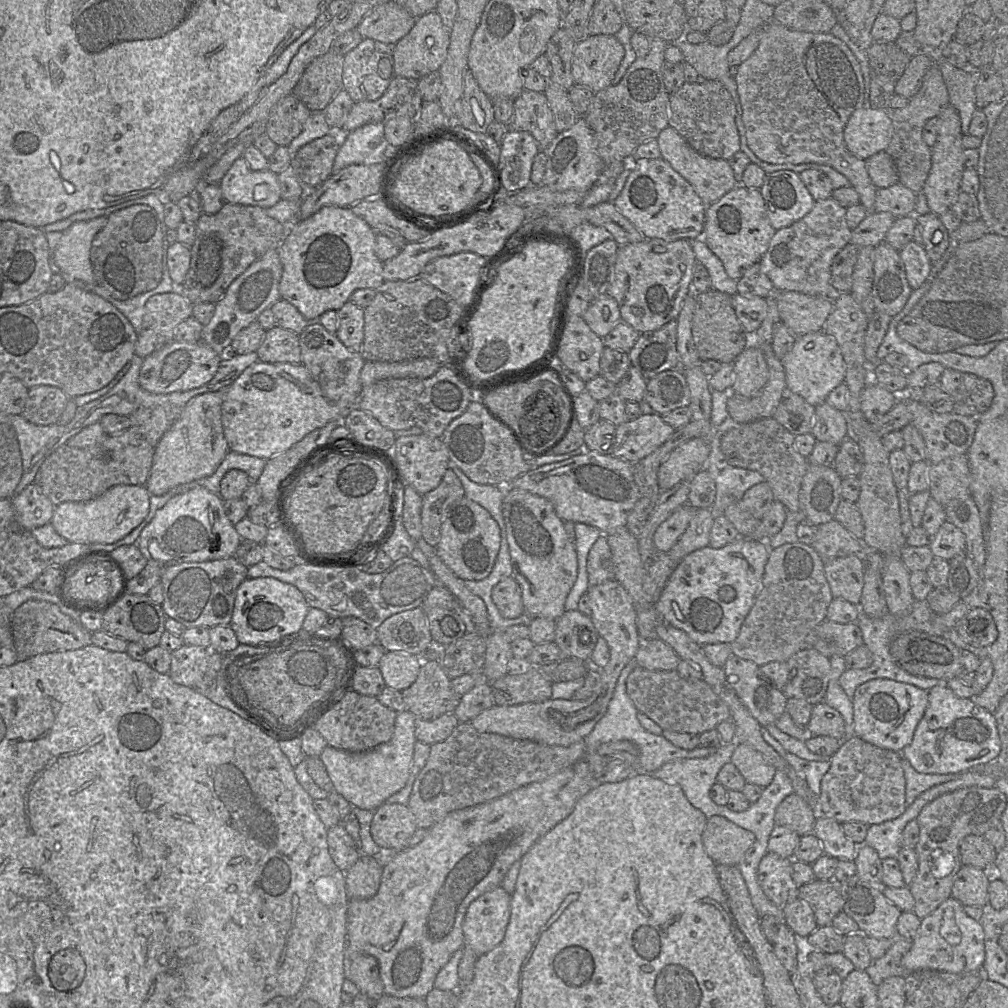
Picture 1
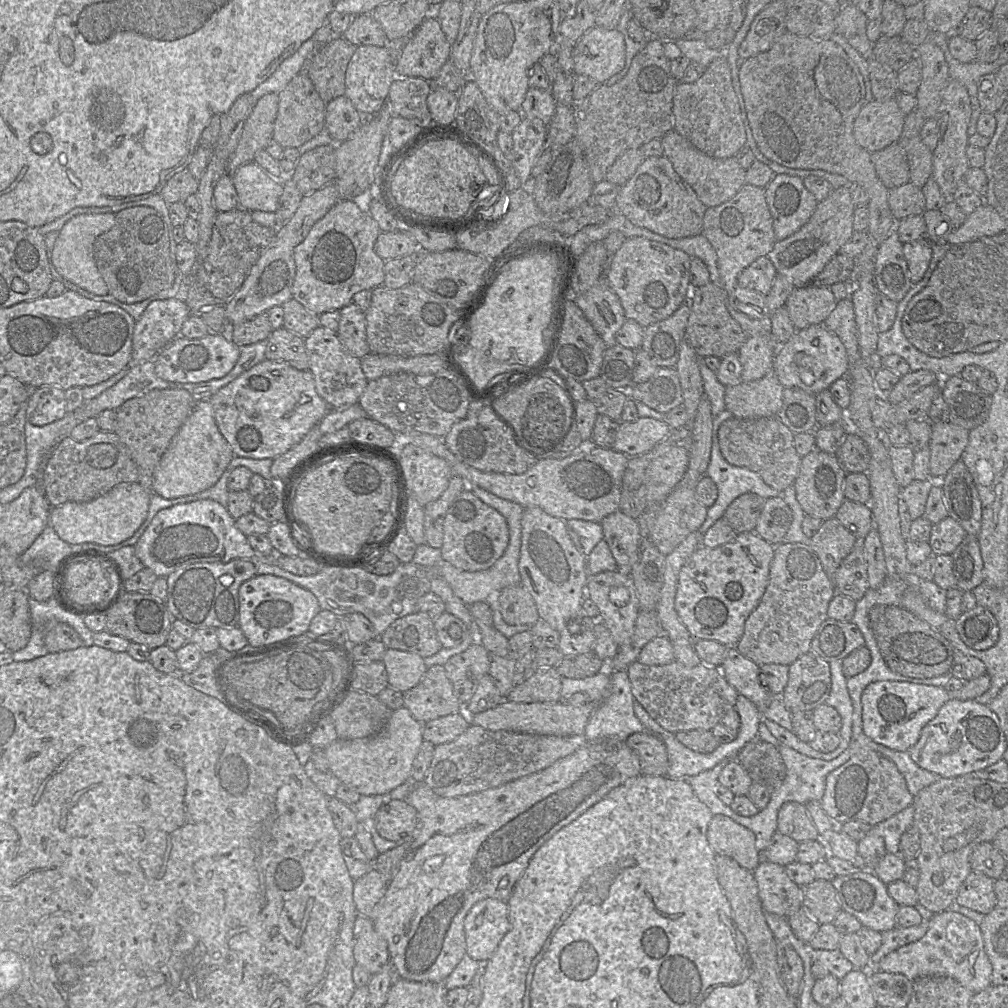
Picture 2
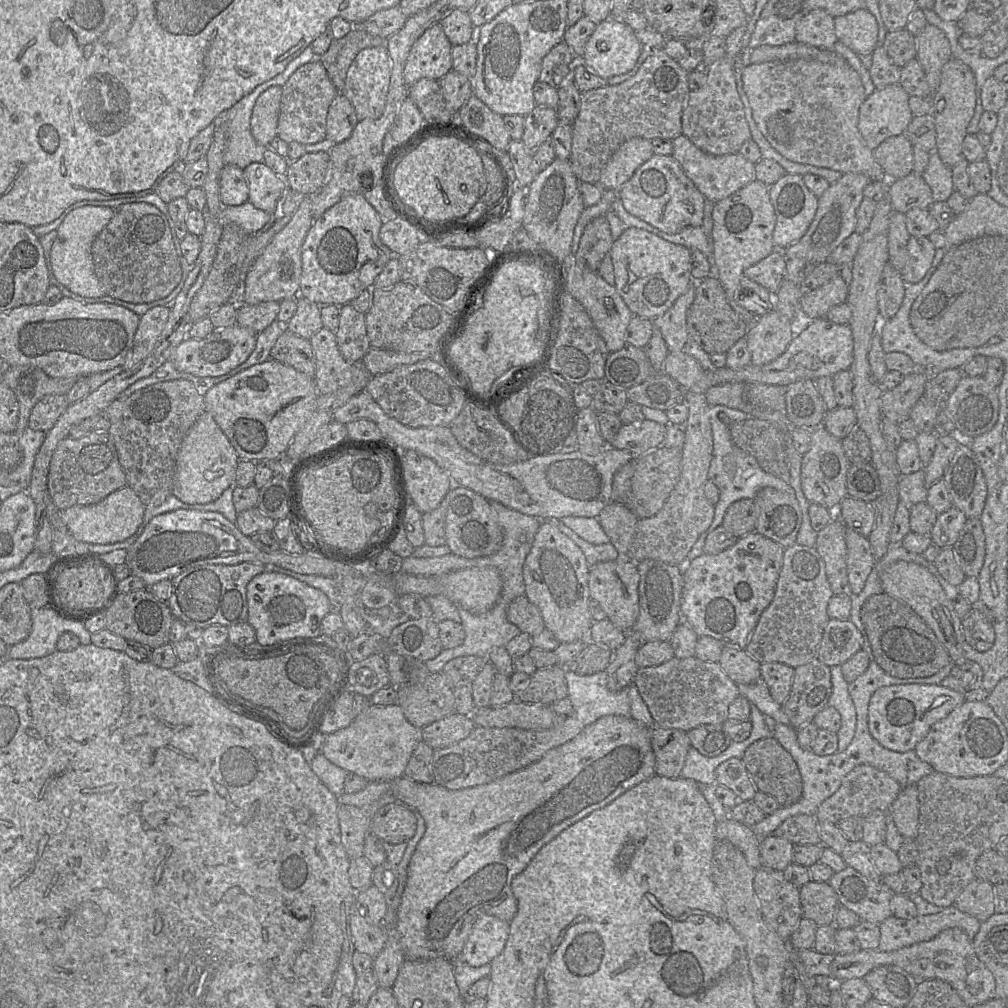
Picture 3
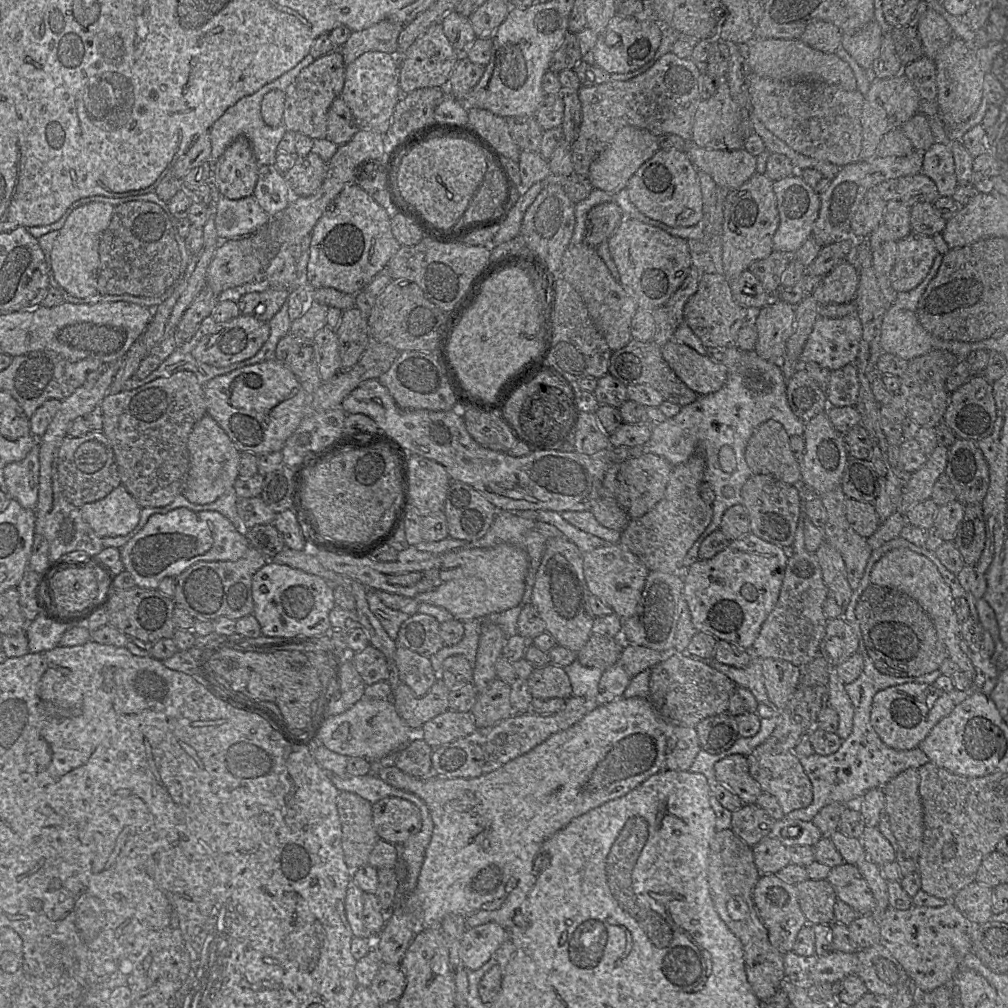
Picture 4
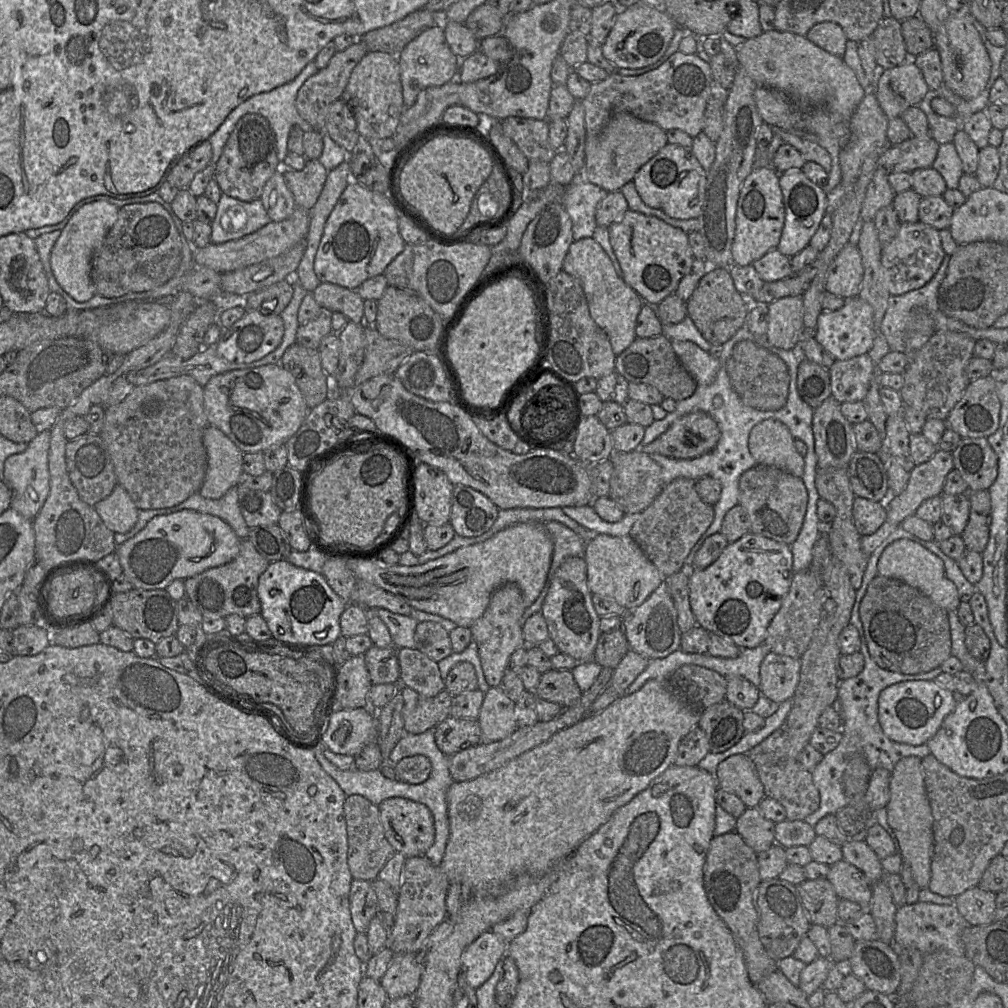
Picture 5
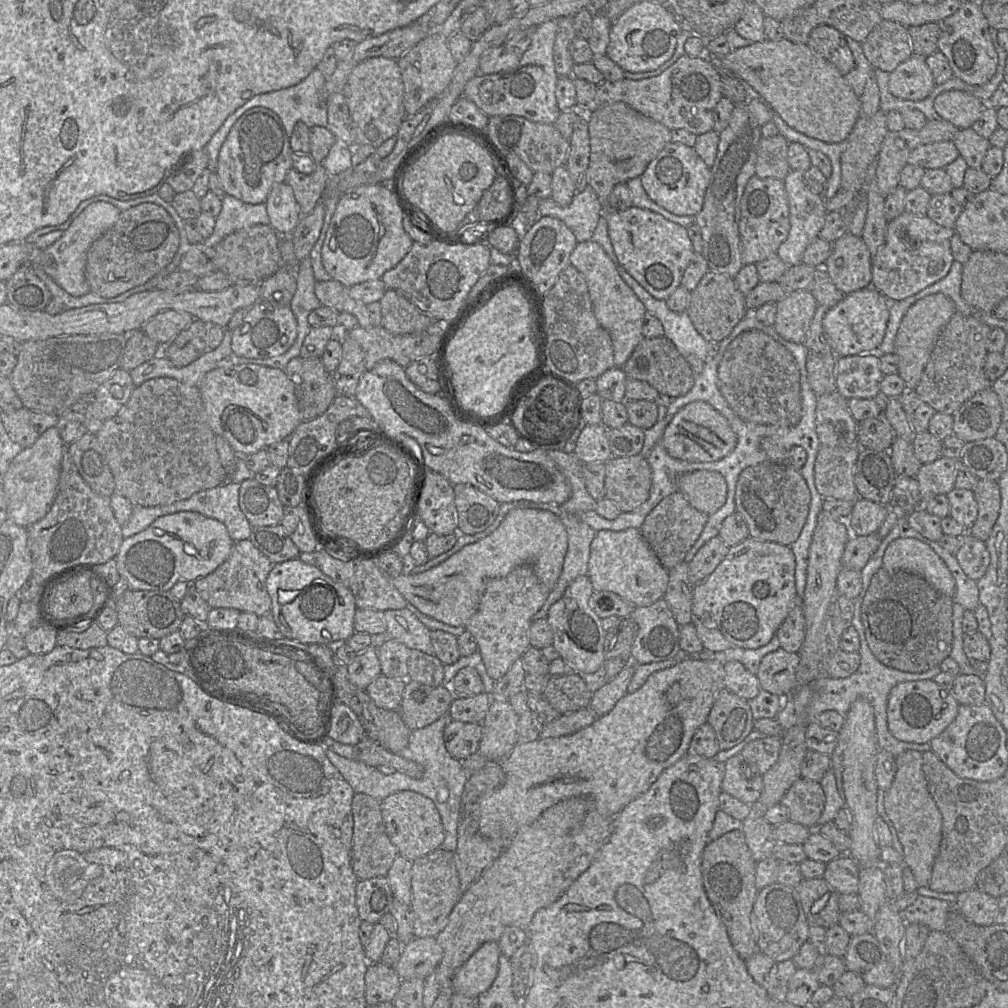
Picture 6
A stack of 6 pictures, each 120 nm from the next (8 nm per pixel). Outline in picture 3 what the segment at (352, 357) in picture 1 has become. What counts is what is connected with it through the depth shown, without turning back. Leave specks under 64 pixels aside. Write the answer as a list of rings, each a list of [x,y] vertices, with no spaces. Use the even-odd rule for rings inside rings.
[[[323,327],[309,341],[315,356],[313,379],[318,394],[334,393],[347,386],[353,377],[353,364],[340,353],[335,333]]]

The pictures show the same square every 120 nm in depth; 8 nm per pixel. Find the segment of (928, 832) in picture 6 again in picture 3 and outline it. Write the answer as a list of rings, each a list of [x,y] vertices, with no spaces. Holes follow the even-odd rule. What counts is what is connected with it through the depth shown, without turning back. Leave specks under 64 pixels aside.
[[[909,785],[903,787],[887,813],[892,816],[899,833],[904,839],[916,839],[919,819],[917,786]]]

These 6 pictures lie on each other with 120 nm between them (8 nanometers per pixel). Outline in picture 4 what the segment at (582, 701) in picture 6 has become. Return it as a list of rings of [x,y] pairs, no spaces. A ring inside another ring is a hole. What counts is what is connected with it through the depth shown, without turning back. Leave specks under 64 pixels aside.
[[[547,666],[535,669],[527,680],[528,694],[532,702],[544,700],[568,701],[572,689],[564,668]]]

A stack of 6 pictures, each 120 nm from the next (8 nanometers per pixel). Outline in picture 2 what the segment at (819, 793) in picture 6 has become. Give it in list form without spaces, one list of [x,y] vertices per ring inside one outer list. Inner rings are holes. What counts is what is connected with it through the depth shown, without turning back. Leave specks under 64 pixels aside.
[[[760,738],[748,742],[736,755],[736,760],[747,771],[753,783],[775,790],[785,780],[786,766],[778,747]]]

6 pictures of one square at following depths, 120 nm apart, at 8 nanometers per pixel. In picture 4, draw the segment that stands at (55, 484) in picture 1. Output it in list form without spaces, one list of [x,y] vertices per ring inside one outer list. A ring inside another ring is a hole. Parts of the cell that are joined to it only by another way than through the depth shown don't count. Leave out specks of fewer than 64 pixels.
[[[102,431],[80,437],[65,436],[57,455],[57,478],[64,497],[75,507],[106,497],[121,484],[113,449]]]

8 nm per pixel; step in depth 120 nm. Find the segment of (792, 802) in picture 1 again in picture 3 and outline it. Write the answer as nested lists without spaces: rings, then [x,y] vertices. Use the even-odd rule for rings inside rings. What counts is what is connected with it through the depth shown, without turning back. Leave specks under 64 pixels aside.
[[[800,814],[789,817],[776,828],[773,835],[794,845],[821,844],[818,822],[814,815]]]

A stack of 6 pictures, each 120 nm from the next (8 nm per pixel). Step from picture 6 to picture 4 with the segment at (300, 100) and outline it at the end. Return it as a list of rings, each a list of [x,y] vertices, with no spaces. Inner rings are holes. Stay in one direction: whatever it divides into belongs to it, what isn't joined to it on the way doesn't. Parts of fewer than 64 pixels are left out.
[[[309,56],[307,60],[302,61],[302,63],[297,65],[295,68],[290,69],[279,78],[265,84],[255,93],[241,98],[235,104],[230,106],[209,129],[211,160],[213,160],[213,162],[218,160],[226,148],[237,138],[246,137],[251,144],[253,154],[259,167],[263,165],[274,165],[277,147],[286,134],[286,129],[282,124],[276,128],[272,128],[264,123],[260,112],[261,101],[263,97],[272,90],[280,90],[284,92],[290,84],[296,81],[308,70],[313,62],[313,59]]]

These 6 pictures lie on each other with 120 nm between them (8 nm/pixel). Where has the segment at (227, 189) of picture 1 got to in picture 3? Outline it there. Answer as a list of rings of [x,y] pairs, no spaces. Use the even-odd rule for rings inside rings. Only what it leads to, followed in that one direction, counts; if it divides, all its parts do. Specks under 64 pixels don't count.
[[[254,162],[243,169],[249,189],[248,201],[257,209],[272,213],[277,207],[278,200],[288,192],[288,187],[283,177],[276,175],[263,162]]]

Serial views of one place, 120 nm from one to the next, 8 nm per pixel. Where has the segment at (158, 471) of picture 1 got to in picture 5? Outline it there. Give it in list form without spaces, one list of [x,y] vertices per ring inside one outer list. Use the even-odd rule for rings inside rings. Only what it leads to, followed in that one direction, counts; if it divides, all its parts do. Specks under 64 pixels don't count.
[[[208,425],[203,434],[208,467],[199,494],[206,499],[219,499],[230,488],[237,487],[243,472],[243,453],[218,428]]]

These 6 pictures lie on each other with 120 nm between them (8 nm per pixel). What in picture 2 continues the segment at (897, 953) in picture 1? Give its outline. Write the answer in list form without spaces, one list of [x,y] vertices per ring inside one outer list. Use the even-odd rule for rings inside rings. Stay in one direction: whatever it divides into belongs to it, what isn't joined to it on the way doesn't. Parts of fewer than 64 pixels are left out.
[[[922,921],[916,926],[902,928],[896,925],[894,928],[882,932],[882,944],[871,955],[871,965],[876,965],[885,955],[920,940],[927,932],[927,928],[928,921]]]

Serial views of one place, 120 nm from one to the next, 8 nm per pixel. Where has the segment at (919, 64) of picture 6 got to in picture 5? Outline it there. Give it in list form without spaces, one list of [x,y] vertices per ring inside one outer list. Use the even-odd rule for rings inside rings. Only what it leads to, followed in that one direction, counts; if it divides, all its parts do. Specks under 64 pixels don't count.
[[[912,59],[884,71],[874,92],[888,119],[900,117],[909,107],[916,106],[929,87]]]

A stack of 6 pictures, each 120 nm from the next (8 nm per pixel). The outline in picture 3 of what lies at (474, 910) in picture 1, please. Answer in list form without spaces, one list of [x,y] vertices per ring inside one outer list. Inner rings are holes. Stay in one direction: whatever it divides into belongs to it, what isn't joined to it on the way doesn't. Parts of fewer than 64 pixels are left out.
[[[480,915],[463,947],[461,960],[473,967],[489,964],[503,951],[509,926],[507,921],[495,916]]]

